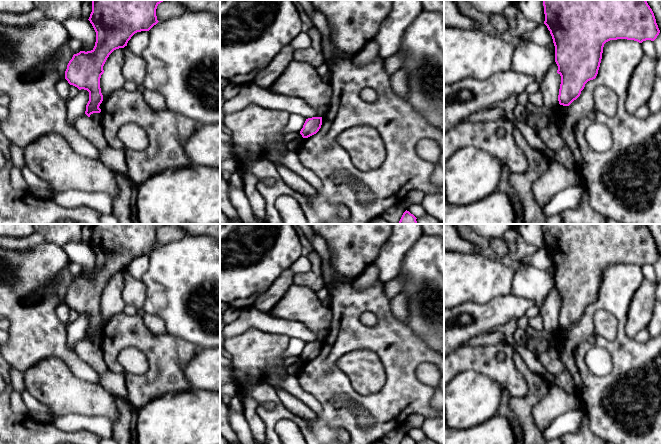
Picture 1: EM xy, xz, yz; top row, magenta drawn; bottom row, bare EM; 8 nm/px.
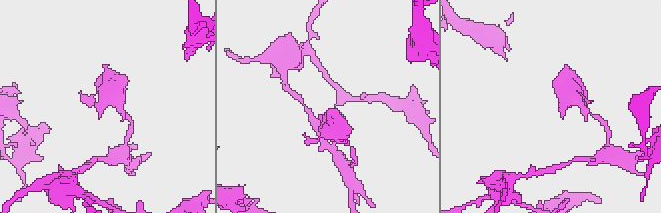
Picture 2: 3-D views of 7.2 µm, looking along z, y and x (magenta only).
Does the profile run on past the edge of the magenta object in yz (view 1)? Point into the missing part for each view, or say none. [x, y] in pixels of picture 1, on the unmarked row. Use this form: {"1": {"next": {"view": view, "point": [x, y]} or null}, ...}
{"1": {"next": null}}

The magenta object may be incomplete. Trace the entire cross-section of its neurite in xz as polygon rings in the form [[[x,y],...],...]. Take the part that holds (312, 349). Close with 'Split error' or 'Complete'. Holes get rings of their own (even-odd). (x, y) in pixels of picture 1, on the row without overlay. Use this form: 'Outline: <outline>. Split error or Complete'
Outline: [[[312,341],[306,343],[300,358],[303,362],[308,362],[316,358],[322,349],[322,341]]]. Complete

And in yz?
Outline: [[[543,224],[544,248],[553,263],[557,297],[561,300],[558,325],[569,330],[576,324],[585,308],[596,302],[600,291],[604,268],[610,264],[627,263],[642,267],[654,265],[660,257],[654,237],[646,224]]]. Complete

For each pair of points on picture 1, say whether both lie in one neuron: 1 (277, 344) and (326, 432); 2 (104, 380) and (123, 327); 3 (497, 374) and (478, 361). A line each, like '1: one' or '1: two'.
1: two
2: two
3: one

